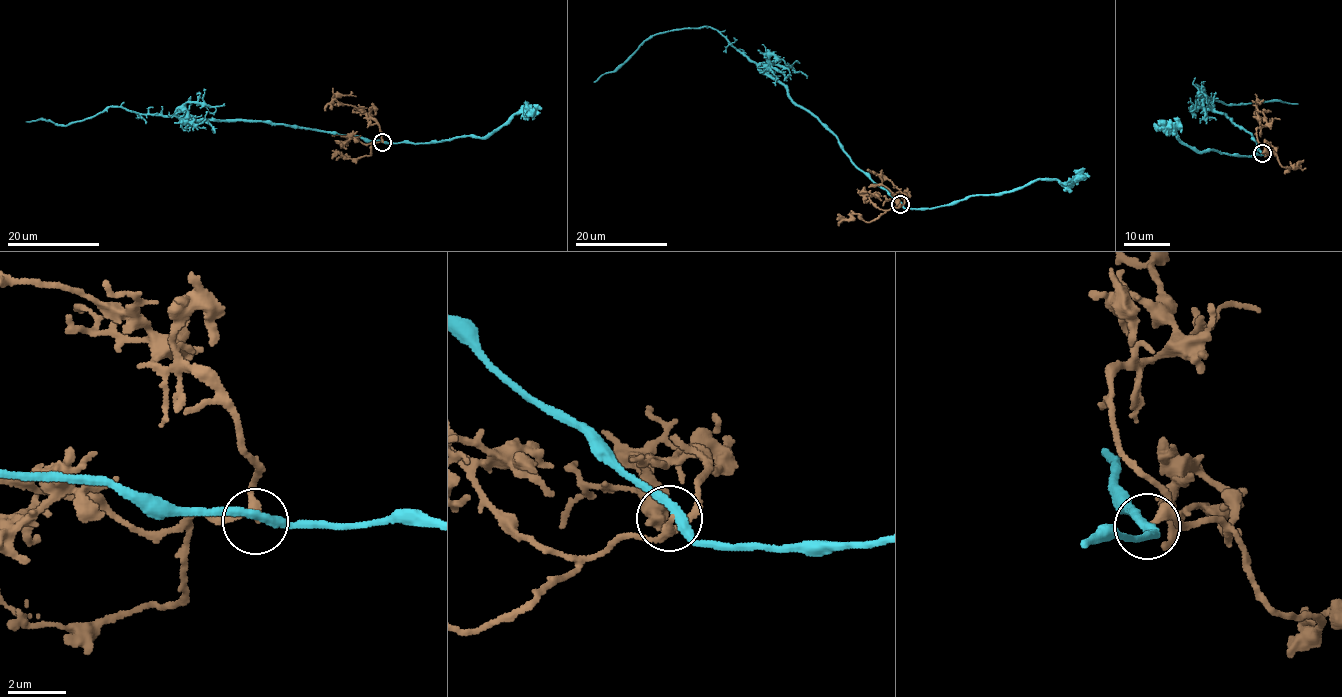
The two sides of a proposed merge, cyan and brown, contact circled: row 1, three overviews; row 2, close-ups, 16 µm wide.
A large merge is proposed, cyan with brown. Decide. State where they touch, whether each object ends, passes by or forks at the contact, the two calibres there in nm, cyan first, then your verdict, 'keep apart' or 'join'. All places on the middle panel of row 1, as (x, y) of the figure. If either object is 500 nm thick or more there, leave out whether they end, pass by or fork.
place (900, 204); cyan passes by; brown passes by; calibres 320 and 200 nm; keep apart

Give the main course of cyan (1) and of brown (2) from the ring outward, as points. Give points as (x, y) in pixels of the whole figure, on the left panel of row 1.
1: (382, 142), (255, 121), (193, 121), (141, 115), (122, 107), (110, 107), (63, 125), (26, 121)
2: (382, 142), (380, 131), (372, 118), (336, 99), (340, 95), (356, 96)

